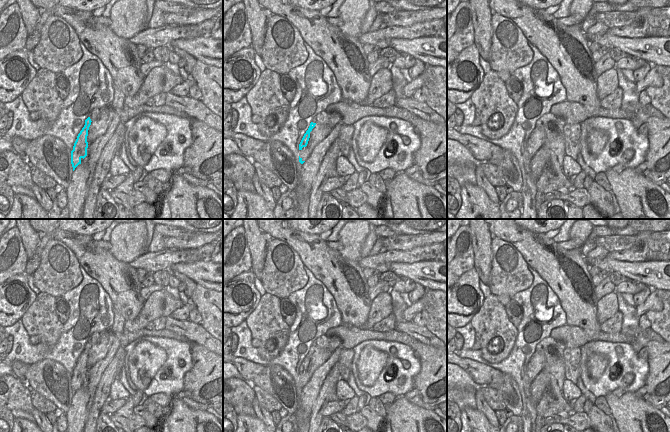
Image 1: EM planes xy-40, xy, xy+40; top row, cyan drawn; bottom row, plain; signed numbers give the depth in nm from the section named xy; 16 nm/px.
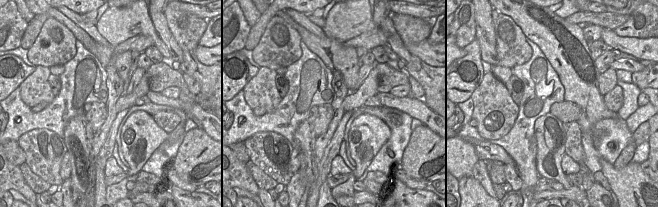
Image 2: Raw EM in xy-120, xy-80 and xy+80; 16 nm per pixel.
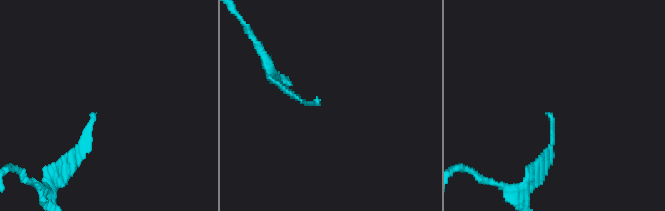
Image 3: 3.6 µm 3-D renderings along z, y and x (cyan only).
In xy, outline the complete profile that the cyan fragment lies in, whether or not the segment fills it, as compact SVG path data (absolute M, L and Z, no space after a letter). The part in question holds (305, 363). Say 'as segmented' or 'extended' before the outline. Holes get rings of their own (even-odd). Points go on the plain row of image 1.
extended; M311 346L299 368L299 386L303 388L311 379L314 371L331 355L330 350Z

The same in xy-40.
extended; M110 329L99 332L100 341L92 345L90 341L85 344L85 349L77 360L71 375L71 388L73 395L81 388L83 383L87 380L88 370L98 361L105 358L109 349L109 335Z

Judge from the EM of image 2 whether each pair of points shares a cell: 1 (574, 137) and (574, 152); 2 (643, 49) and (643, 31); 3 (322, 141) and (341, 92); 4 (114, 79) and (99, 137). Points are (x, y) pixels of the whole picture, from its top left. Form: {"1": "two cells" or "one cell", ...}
{"1": "one cell", "2": "two cells", "3": "one cell", "4": "one cell"}

